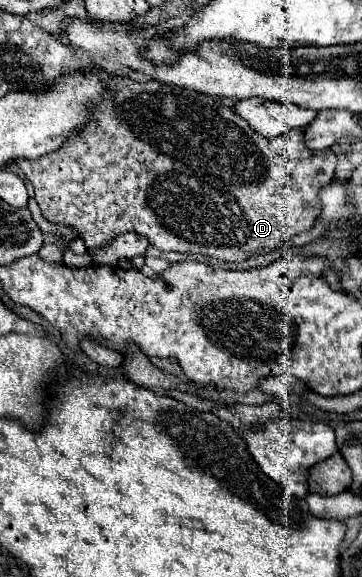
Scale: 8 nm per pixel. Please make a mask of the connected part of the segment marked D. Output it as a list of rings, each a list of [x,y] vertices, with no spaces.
[[[98,69],[100,79],[106,85],[106,93],[98,97],[98,101],[92,105],[92,115],[88,123],[76,133],[66,139],[66,145],[58,147],[56,151],[42,155],[34,161],[28,161],[28,167],[20,167],[26,175],[26,179],[34,185],[36,203],[42,209],[42,215],[52,223],[64,223],[72,225],[78,235],[86,241],[88,249],[96,249],[100,245],[106,245],[114,237],[122,233],[138,233],[150,241],[160,251],[176,251],[176,253],[188,253],[188,255],[202,255],[202,257],[214,257],[218,261],[246,261],[254,255],[262,255],[272,251],[278,243],[288,241],[296,233],[302,233],[310,229],[318,217],[318,191],[320,187],[328,185],[334,179],[334,167],[336,167],[336,155],[326,151],[310,151],[302,139],[300,129],[290,129],[274,139],[264,139],[262,135],[254,133],[250,125],[232,113],[230,107],[222,105],[216,97],[200,95],[196,91],[178,89],[170,85],[162,85],[158,81],[134,81],[130,77],[116,77],[102,69]]]

